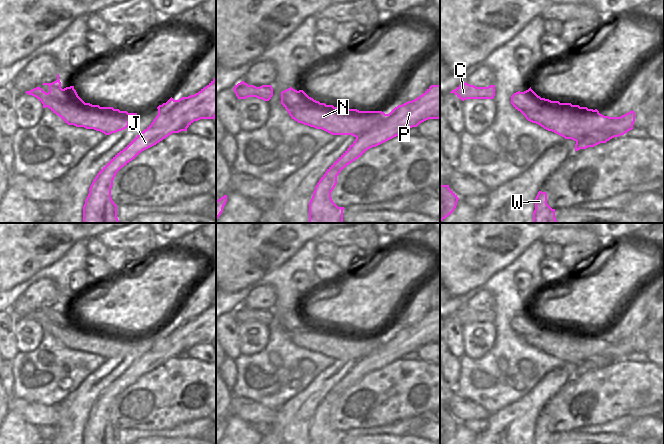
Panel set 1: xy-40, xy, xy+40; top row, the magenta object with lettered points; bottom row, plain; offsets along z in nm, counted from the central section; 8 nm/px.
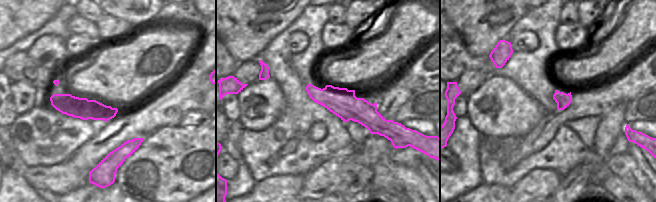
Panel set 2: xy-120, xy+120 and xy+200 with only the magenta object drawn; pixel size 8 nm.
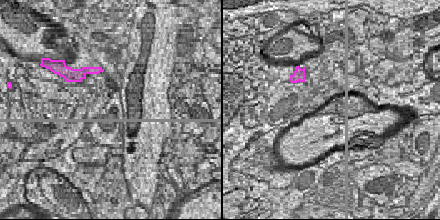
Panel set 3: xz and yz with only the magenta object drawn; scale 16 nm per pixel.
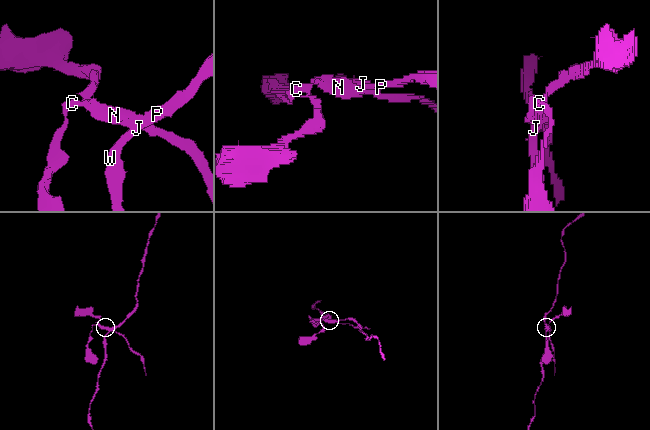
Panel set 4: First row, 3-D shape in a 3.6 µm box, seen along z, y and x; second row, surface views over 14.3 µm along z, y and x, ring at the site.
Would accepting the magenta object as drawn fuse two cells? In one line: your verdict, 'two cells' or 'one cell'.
two cells

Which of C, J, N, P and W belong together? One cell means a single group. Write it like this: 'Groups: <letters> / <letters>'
Groups: C N / J P W

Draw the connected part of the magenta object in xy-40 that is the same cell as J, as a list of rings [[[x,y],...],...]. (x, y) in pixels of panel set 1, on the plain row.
[[[216,301],[198,317],[179,324],[171,321],[157,333],[158,339],[153,346],[97,398],[83,430],[83,444],[118,444],[117,429],[111,422],[111,412],[117,396],[142,375],[156,369],[172,357],[187,355],[194,345],[215,343]]]

